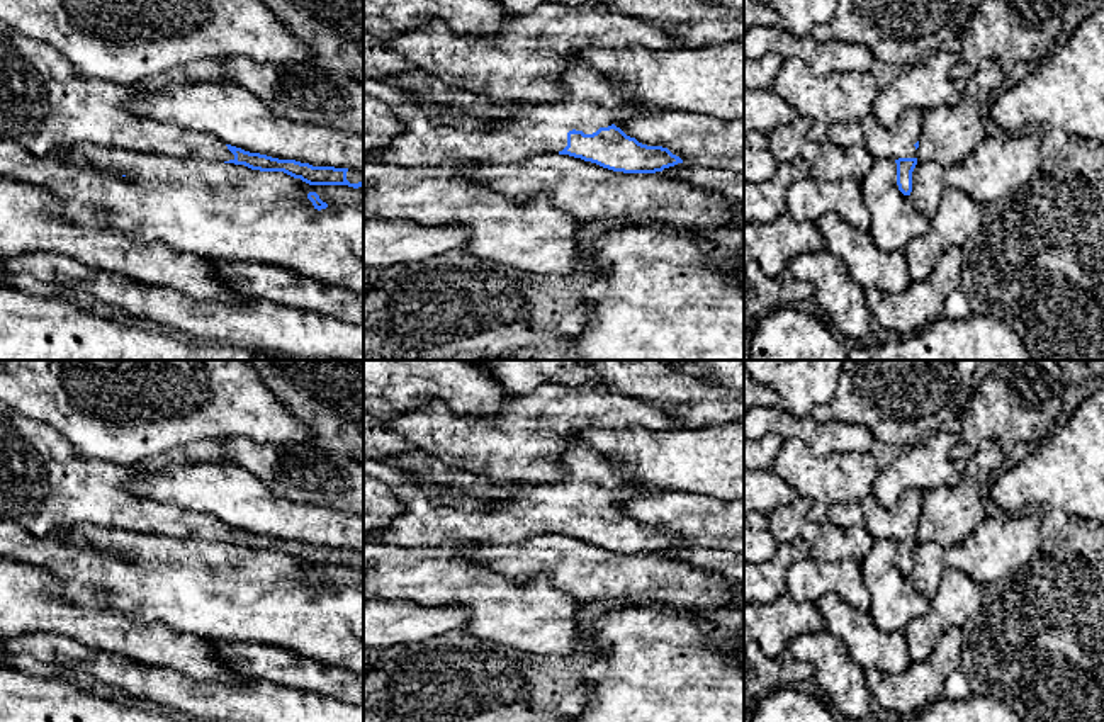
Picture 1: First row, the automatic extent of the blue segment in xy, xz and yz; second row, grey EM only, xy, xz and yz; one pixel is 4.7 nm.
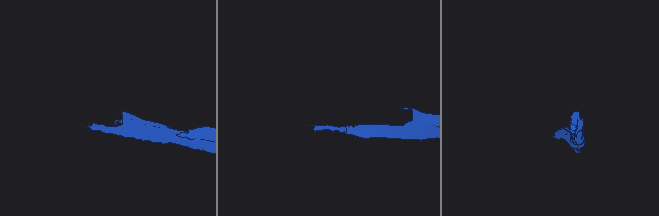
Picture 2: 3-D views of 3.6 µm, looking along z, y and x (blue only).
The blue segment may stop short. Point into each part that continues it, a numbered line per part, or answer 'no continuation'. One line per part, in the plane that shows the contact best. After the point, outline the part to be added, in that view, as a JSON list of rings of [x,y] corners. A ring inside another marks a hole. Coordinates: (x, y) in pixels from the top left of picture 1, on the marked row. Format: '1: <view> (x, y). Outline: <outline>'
1: xz (530, 128). Outline: [[[583,65],[567,68],[559,83],[569,95],[564,100],[499,102],[496,107],[484,110],[503,110],[504,117],[484,127],[462,129],[452,124],[433,124],[430,121],[431,104],[421,99],[418,92],[394,87],[384,80],[363,80],[363,95],[384,102],[403,124],[403,131],[386,148],[372,153],[369,160],[403,168],[425,168],[457,161],[515,165],[542,153],[562,151],[567,146],[567,133],[572,129],[593,134],[600,127],[656,112],[625,97],[617,83]]]

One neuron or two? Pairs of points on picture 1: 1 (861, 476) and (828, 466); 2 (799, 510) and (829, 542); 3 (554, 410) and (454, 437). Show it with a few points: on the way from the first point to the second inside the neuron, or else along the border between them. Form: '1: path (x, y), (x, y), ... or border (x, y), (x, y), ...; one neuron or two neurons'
1: path (853, 476), (836, 474); one neuron
2: path (800, 518), (821, 537); one neuron
3: path (529, 435), (479, 437); one neuron

